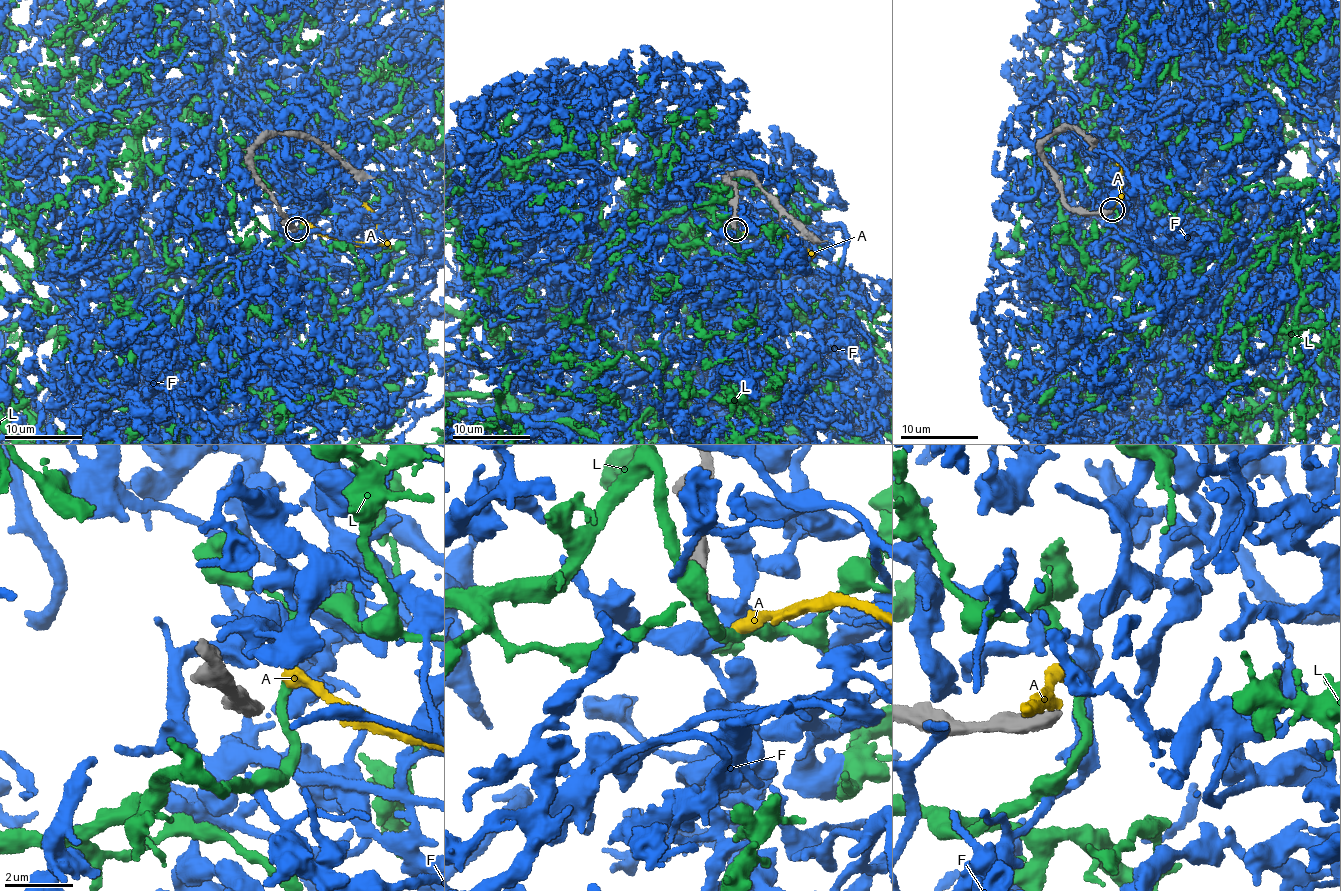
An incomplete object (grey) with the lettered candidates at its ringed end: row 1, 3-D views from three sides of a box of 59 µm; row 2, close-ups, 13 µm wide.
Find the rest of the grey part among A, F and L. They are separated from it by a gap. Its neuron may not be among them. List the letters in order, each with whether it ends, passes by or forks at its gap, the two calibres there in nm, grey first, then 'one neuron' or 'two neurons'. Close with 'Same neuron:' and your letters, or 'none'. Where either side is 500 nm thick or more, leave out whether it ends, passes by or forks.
A: it ends | 400/420 nm | two neurons
F: it ends | 400/400 nm | two neurons
L: it passes by | 400/280 nm | two neurons
Same neuron: none

